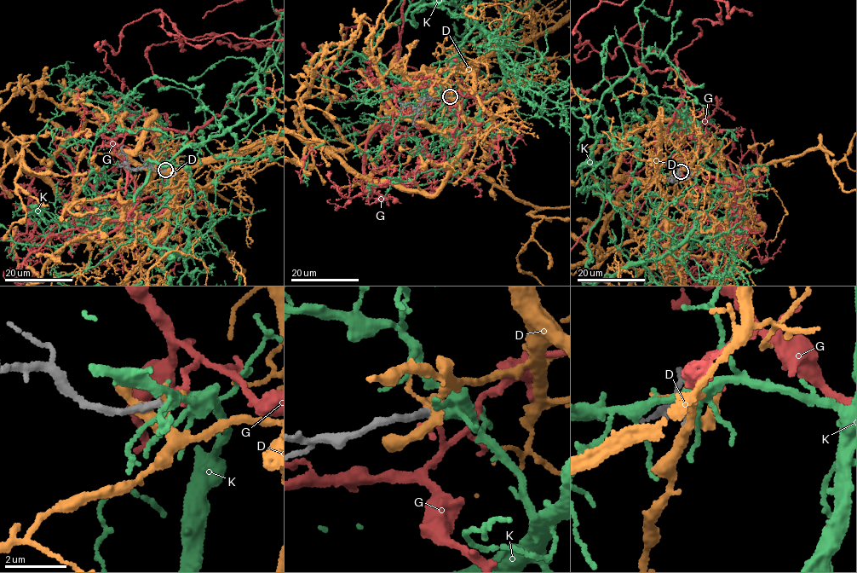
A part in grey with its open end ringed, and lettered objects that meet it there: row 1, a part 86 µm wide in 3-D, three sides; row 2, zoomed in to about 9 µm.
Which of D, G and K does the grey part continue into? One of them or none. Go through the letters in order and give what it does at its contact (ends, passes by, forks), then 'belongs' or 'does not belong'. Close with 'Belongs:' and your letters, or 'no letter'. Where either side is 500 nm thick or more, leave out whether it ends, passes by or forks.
D: it forks; does not belong
G: it ends; does not belong
K: it forks; belongs
Belongs: K

